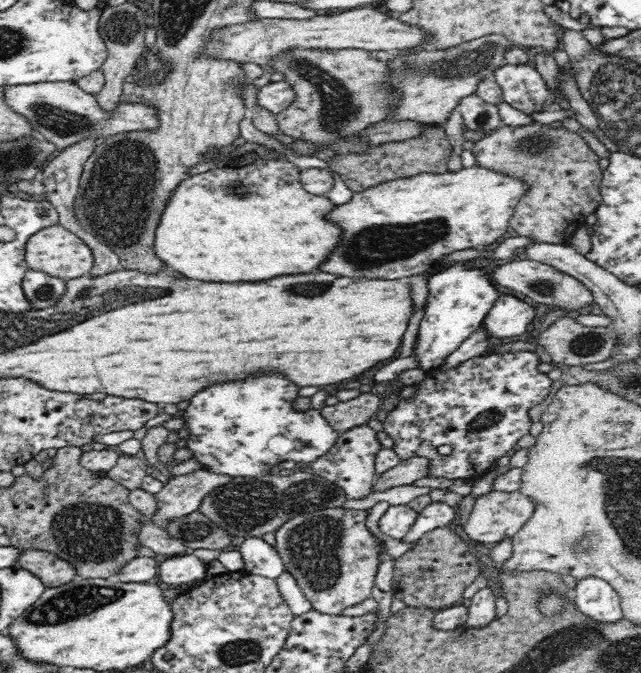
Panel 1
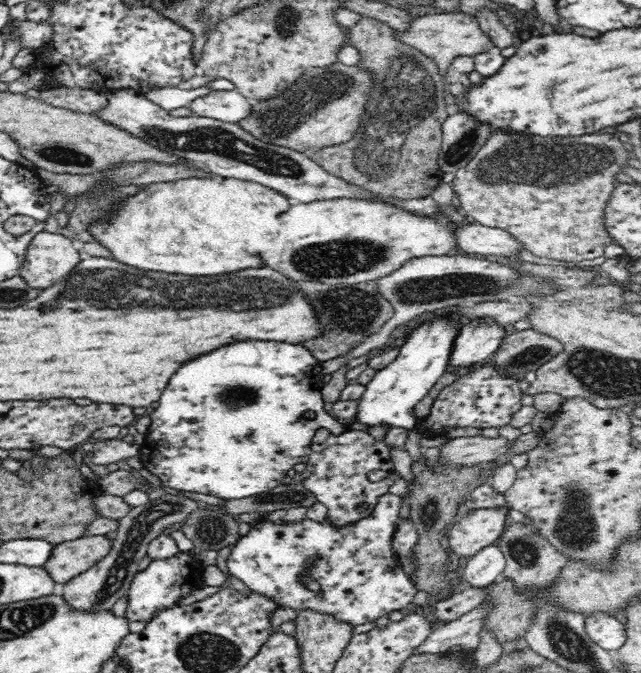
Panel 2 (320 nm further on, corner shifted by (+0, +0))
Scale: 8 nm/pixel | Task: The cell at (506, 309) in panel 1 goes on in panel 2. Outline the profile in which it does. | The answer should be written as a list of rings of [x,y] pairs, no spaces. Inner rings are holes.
[[[477,318],[463,324],[454,338],[449,366],[467,371],[478,367],[498,350],[509,331],[488,318]]]

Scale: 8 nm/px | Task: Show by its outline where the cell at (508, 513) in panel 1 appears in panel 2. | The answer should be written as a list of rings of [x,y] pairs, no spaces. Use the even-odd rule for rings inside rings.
[[[502,507],[468,512],[446,530],[444,544],[462,560],[474,556],[500,538],[506,528],[507,512],[509,508]]]

